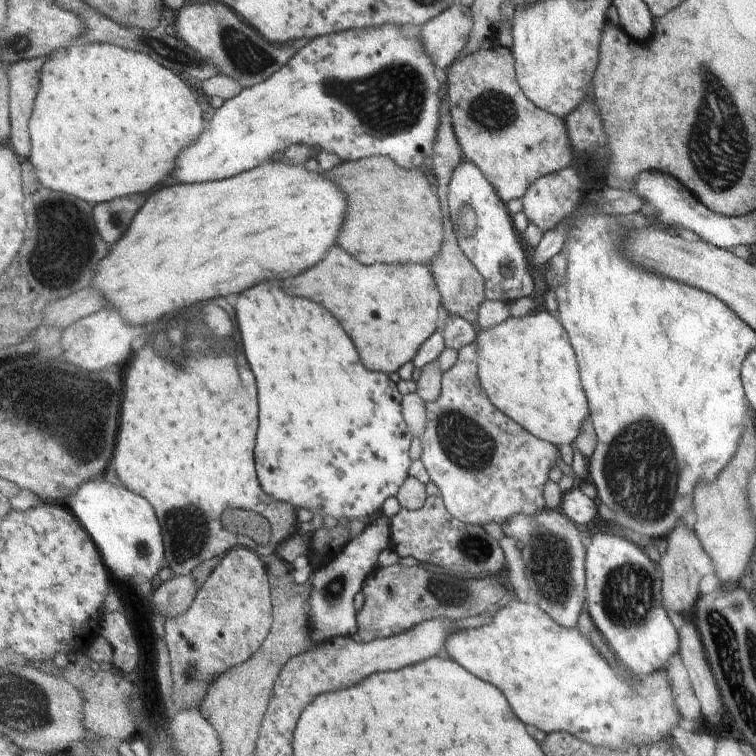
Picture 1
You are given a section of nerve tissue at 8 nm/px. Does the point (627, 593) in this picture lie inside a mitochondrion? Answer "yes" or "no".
yes

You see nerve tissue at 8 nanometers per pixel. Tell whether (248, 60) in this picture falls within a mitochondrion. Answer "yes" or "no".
yes

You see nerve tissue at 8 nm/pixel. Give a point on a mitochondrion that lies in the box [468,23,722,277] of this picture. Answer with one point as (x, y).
(585, 152)

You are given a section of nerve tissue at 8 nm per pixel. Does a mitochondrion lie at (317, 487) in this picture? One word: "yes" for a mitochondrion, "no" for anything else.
no

